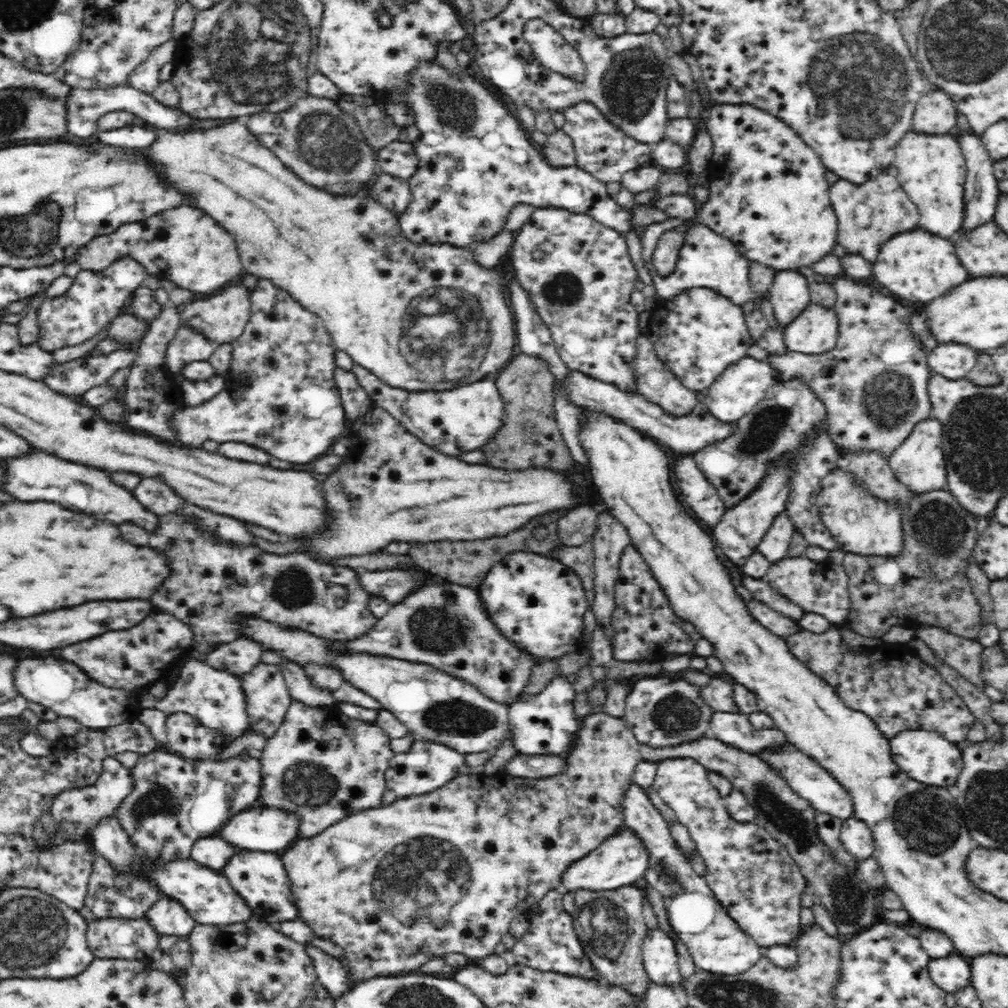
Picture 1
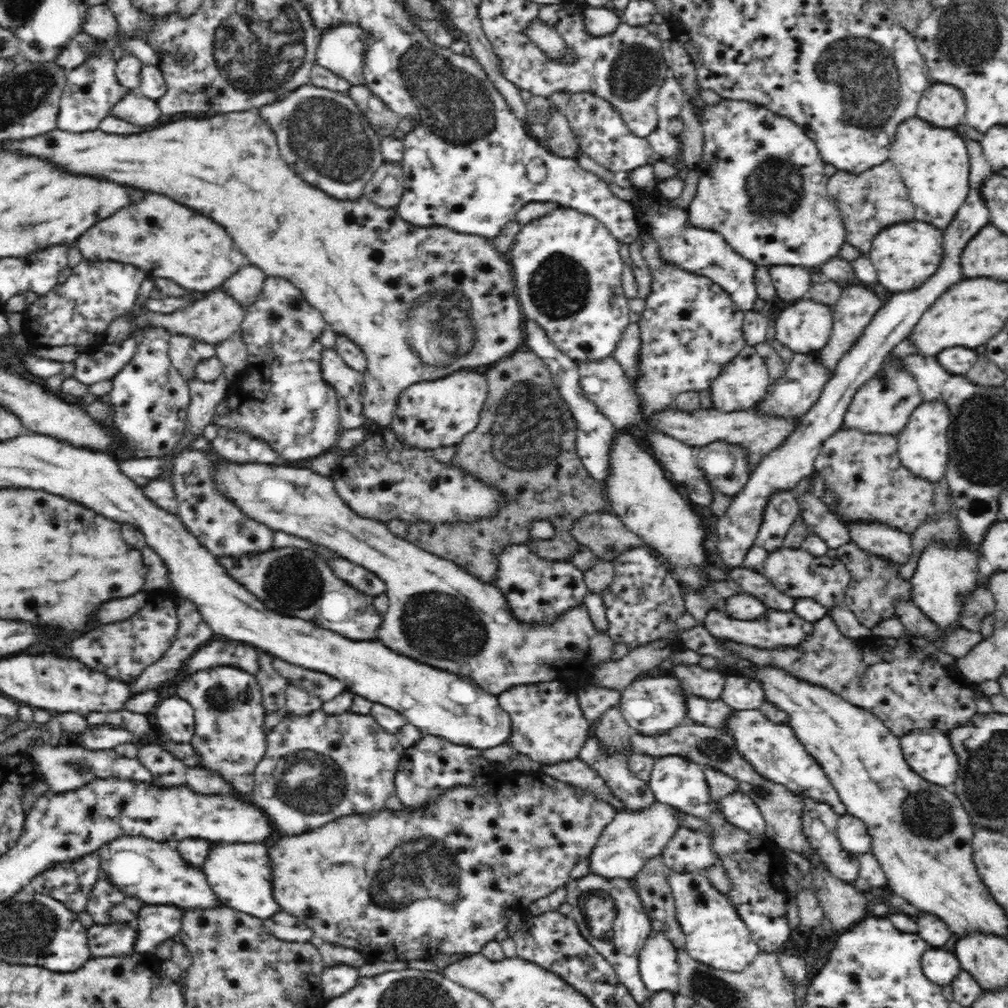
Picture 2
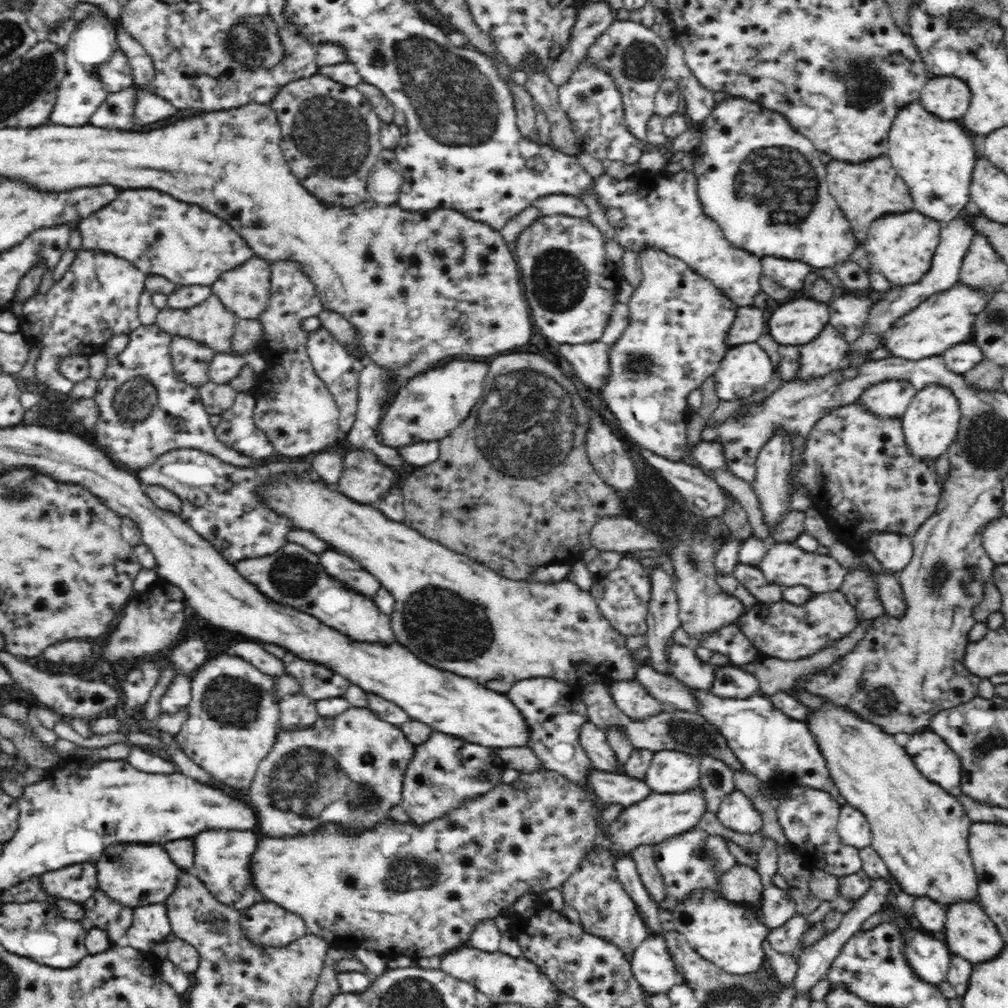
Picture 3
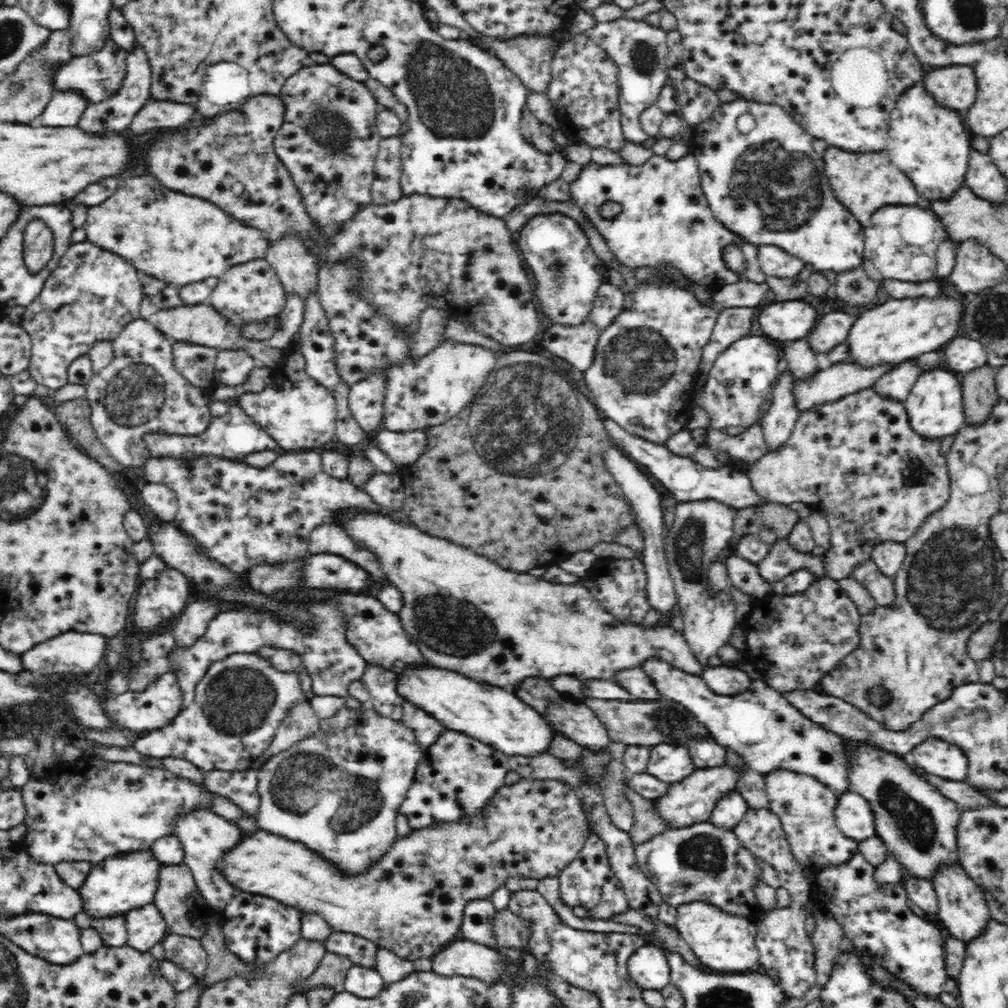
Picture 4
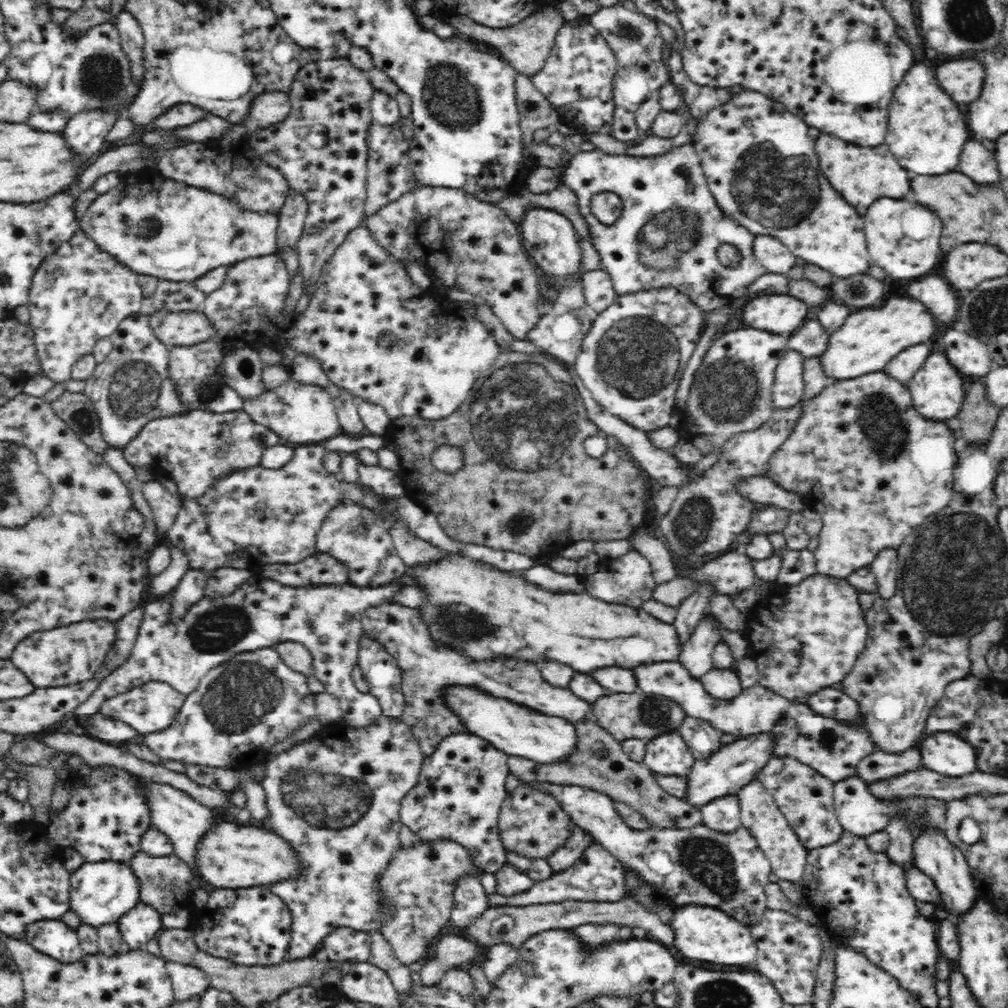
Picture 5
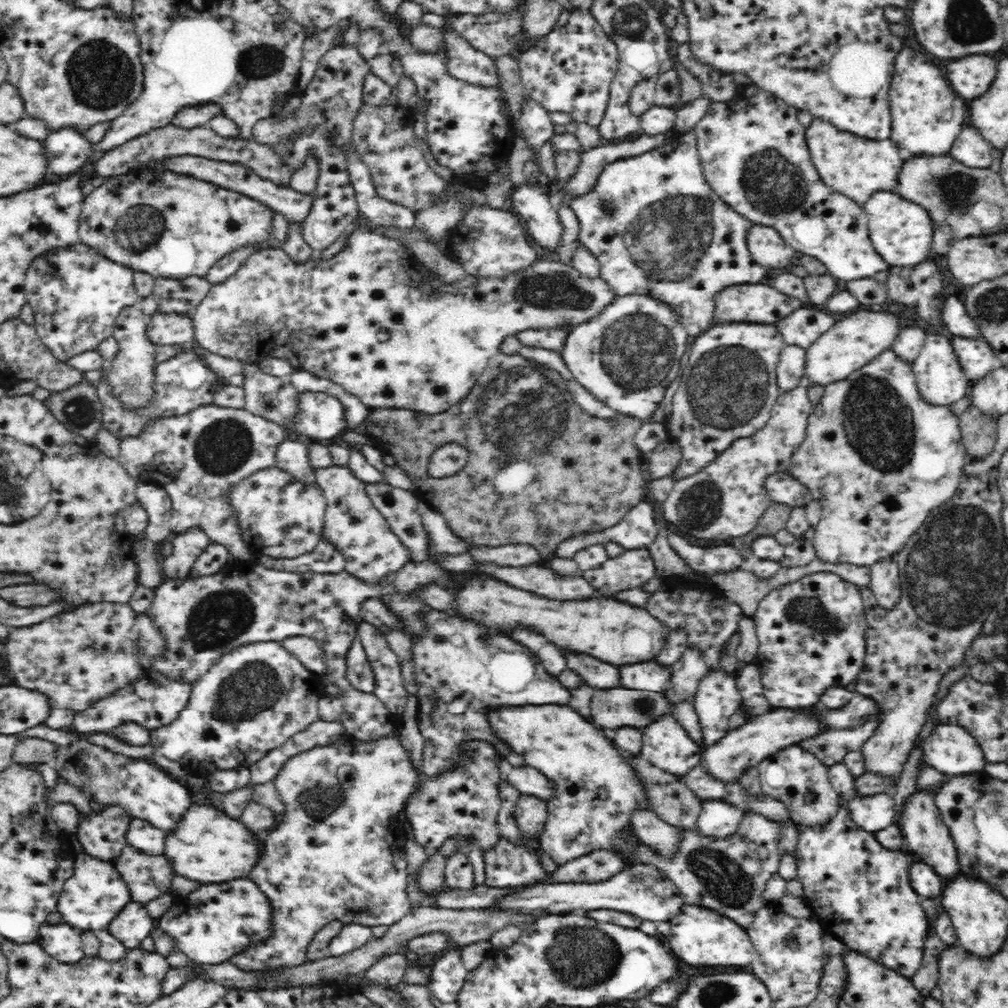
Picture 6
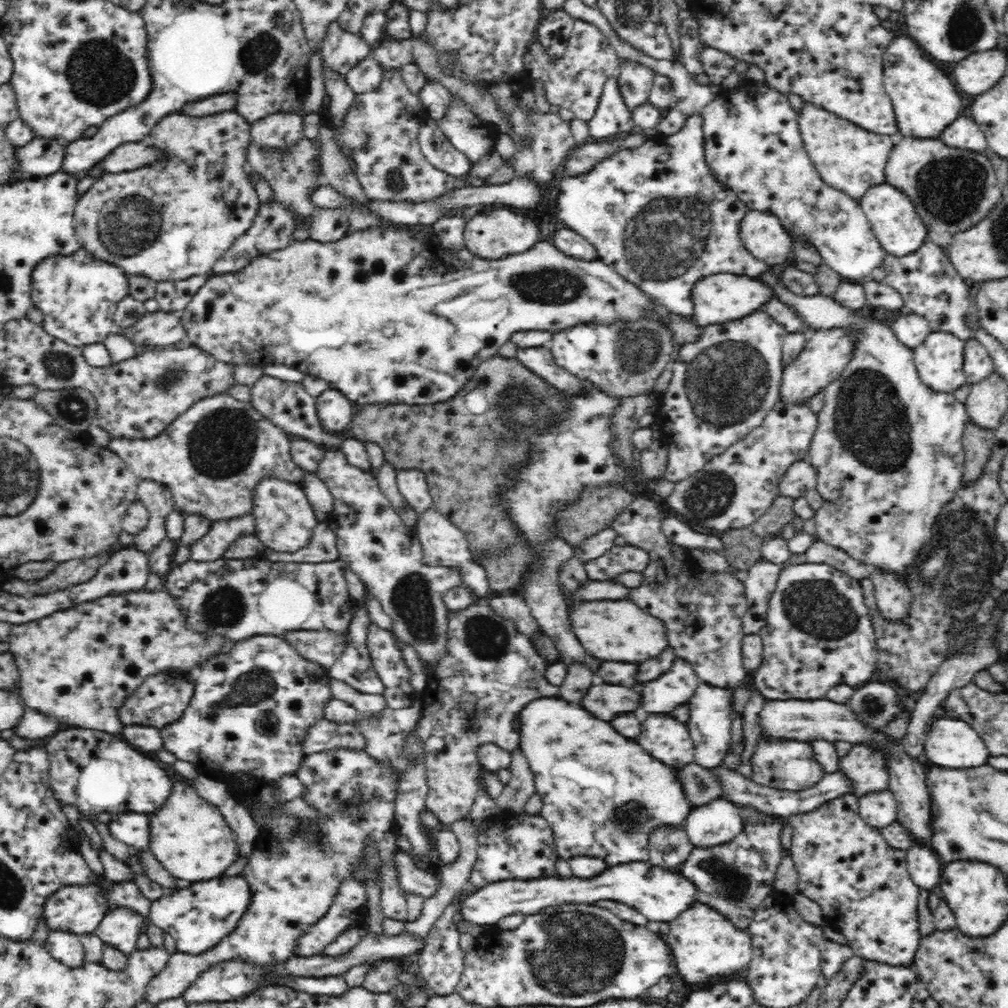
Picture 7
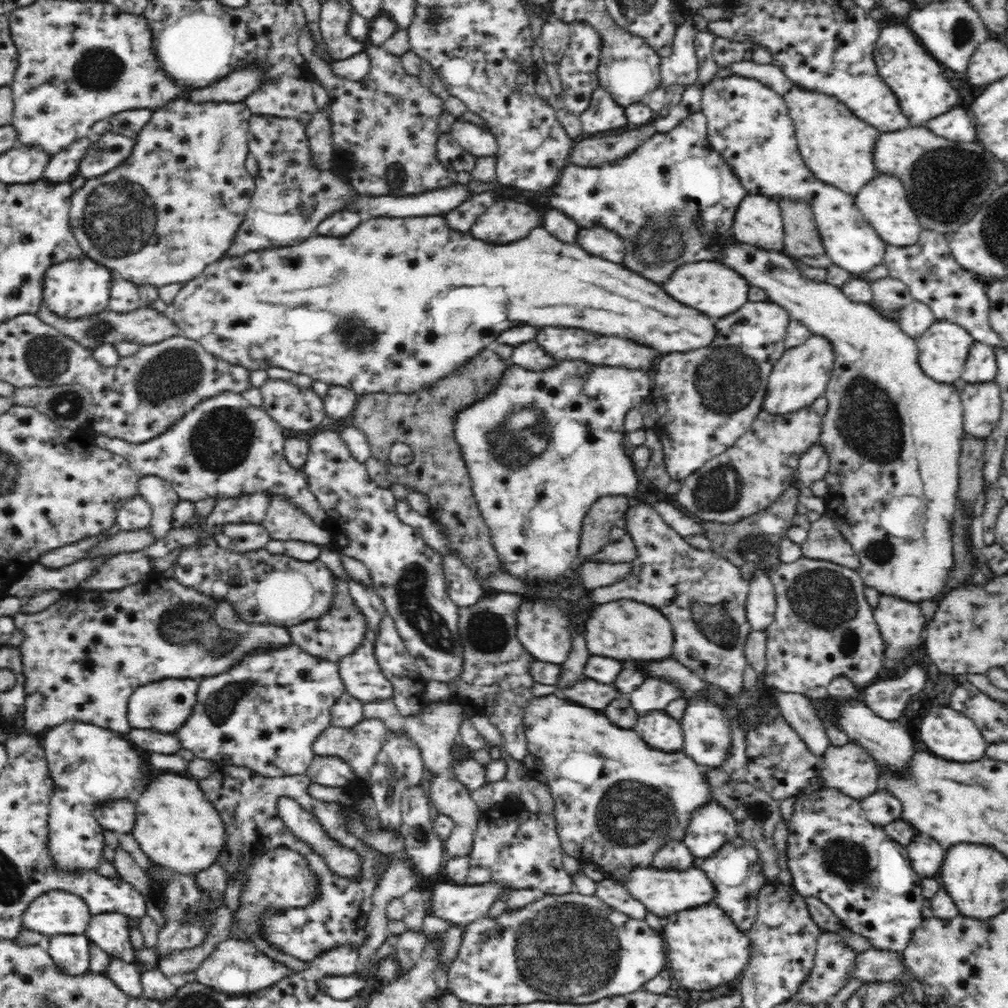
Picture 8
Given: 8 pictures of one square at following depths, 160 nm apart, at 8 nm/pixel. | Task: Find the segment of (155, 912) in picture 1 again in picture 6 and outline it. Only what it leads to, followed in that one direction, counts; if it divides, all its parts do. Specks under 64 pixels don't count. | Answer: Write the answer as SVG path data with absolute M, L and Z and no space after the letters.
M130 900L124 908L107 924L107 934L119 940L128 950L140 946L150 931L156 928L152 918L142 903Z

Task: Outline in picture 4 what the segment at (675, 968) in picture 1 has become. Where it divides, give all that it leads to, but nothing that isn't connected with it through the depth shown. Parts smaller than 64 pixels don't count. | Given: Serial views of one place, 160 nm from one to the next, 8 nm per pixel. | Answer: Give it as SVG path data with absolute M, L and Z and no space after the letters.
M657 943L637 948L627 960L627 974L642 989L660 991L671 982L668 955Z

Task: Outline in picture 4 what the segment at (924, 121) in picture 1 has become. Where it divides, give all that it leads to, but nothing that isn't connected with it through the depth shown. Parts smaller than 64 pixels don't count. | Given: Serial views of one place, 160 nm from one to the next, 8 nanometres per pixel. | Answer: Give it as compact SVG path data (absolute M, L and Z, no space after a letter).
M954 65L932 68L925 73L924 85L934 99L948 108L966 110L974 104L978 92L978 80L970 66Z

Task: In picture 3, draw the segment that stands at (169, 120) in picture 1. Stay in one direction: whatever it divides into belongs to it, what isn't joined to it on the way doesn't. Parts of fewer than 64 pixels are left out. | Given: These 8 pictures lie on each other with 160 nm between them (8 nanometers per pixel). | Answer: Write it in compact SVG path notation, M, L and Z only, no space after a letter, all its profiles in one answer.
M95 5L95 11L76 22L74 32L68 37L68 44L63 48L66 55L67 74L60 81L56 103L49 116L52 124L66 124L66 126L89 124L90 116L108 98L108 92L103 90L102 83L94 77L94 70L98 64L104 64L110 60L110 56L116 50L118 50L118 44L114 24L103 9Z

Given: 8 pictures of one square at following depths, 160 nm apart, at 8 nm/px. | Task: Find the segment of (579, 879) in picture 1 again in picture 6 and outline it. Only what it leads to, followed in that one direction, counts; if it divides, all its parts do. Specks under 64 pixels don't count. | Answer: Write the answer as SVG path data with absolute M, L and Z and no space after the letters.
M773 707L765 713L748 717L740 727L728 731L716 744L703 750L701 764L708 767L716 779L735 781L746 772L747 766L756 765L770 753L778 752L788 745L798 745L802 740L816 738L828 730L822 715L814 711L788 707Z

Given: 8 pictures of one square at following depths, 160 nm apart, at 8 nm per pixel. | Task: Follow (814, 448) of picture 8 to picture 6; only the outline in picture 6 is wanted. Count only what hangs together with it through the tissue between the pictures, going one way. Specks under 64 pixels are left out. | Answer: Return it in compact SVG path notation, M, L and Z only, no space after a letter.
M788 470L768 476L765 487L773 501L793 507L805 507L813 499L812 491Z

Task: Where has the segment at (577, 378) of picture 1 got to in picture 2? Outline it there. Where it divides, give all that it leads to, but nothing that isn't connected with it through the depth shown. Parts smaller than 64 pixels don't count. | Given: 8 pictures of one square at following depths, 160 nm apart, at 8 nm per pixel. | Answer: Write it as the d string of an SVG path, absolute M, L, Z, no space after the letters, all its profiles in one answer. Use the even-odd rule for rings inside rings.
M612 355L601 359L578 359L575 363L586 397L590 397L590 400L596 403L598 411L602 411L617 430L639 425L639 398L635 396L623 366ZM711 407L708 409L700 408L692 413L672 408L672 410L666 410L666 412L662 412L650 420L650 425L674 435L676 439L686 441L686 444L691 447L704 447L716 441L738 445L745 452L745 465L750 475L772 450L776 450L778 446L784 444L784 440L800 424L802 424L802 417L774 415L766 413L766 411L758 411L755 408L726 412Z

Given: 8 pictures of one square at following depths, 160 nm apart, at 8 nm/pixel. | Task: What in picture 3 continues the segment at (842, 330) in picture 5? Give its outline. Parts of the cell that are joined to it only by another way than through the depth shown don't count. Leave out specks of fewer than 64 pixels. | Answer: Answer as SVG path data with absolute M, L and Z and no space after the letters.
M956 286L948 292L938 292L920 302L908 314L902 314L881 334L879 346L884 348L891 357L906 360L920 360L942 354L950 346L958 342L970 340L970 320L978 314L978 308L985 305L982 300L984 292L970 292L970 288Z

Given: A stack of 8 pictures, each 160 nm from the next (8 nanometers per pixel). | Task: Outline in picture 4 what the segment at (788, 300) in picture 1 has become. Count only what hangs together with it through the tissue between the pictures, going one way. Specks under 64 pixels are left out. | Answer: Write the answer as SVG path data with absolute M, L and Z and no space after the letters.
M759 244L757 257L761 269L770 277L793 277L807 266L803 260L792 256L786 249L774 244Z

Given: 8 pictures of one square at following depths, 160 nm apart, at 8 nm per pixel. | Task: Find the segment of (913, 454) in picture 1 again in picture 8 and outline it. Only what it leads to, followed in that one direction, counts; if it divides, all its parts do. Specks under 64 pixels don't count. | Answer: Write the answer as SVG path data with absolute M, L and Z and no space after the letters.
M938 319L915 339L917 340L921 369L928 376L948 384L953 384L961 378L970 348L975 343L974 337L966 328L954 321Z

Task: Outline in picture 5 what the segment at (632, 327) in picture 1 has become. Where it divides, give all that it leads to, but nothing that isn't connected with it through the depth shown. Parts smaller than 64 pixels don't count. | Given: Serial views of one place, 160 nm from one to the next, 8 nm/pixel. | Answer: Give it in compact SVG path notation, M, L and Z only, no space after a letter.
M534 205L523 212L519 230L522 231L522 244L526 247L526 252L534 257L542 272L554 280L552 288L554 286L559 288L563 276L573 273L580 260L578 234L573 224L562 213L554 209L545 209Z

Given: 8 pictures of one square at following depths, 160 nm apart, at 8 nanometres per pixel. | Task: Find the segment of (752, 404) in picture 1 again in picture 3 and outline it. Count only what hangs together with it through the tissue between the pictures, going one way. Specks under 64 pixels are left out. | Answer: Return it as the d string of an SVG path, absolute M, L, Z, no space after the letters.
M756 343L730 347L714 372L715 391L722 400L742 399L762 392L774 372L772 360Z

